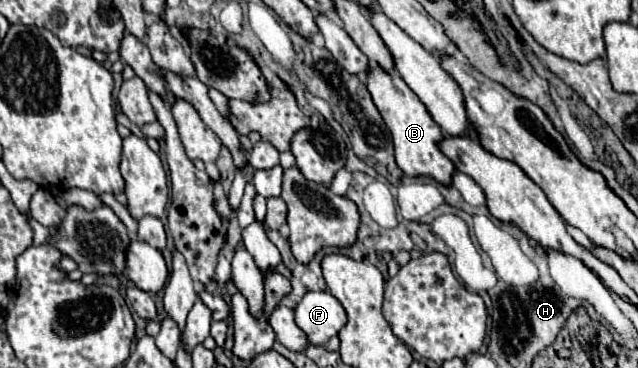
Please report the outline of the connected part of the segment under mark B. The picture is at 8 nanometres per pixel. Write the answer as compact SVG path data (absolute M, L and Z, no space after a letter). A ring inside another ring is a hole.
M370 63L366 87L386 123L386 127L392 133L398 167L410 177L428 175L440 183L450 185L450 175L454 173L454 163L446 155L442 155L442 151L438 149L438 141L442 141L442 131L434 123L434 119L430 117L426 107L420 103L420 99L404 83L404 79L400 75L394 77L390 71L382 69L378 63Z

